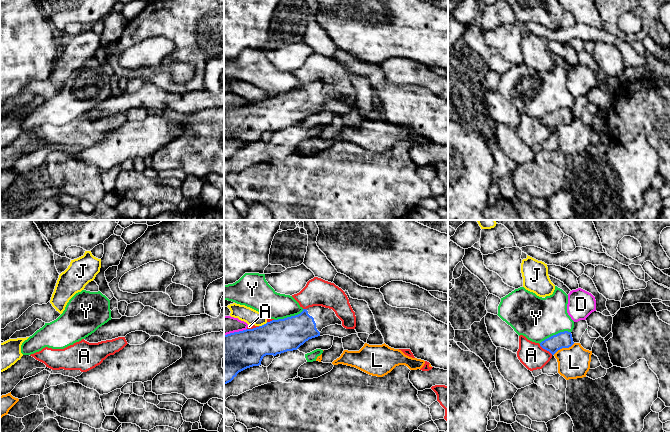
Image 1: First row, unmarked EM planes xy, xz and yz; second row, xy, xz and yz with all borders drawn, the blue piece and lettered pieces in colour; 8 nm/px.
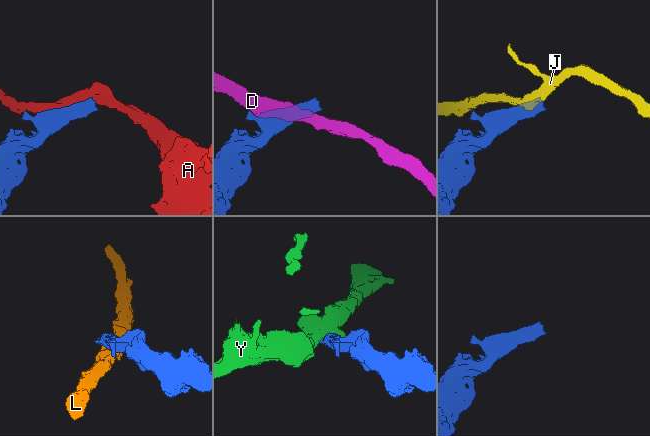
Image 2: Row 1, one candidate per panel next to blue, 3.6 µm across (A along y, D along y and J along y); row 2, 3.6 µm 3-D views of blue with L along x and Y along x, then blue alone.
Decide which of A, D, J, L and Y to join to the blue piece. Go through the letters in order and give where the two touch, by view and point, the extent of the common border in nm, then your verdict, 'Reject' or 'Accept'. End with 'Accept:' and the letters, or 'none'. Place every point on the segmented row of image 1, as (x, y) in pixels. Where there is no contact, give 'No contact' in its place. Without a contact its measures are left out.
A: Touches blue at yz (546, 349). Shared border 140 nm. Reject
D: Touches blue at xz (235, 332). Shared border 190 nm. Reject
J: Touches blue at xz (264, 324). Shared border 80 nm. Reject
L: Touches blue at yz (563, 347). Shared border 200 nm. Reject
Y: Touches blue at yz (554, 335). Shared border 280 nm. Reject
Accept: none

